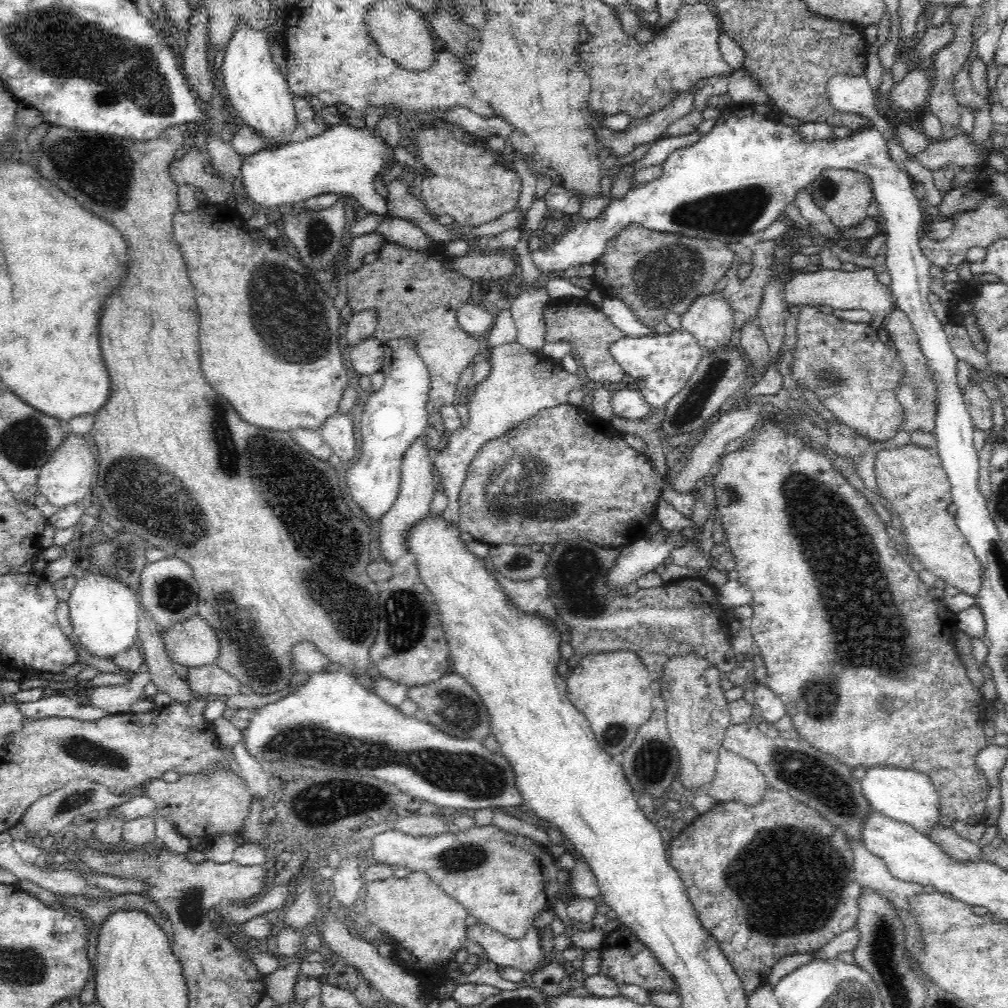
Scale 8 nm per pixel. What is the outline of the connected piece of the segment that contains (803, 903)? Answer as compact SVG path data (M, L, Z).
M768 789L756 806L737 803L735 800L728 800L723 803L717 803L710 811L694 819L682 833L674 836L670 846L670 858L668 862L676 869L680 879L684 883L684 889L687 890L688 899L696 911L696 917L699 918L700 925L708 931L712 938L715 938L720 951L726 956L731 968L740 980L744 994L749 997L754 991L760 990L762 984L767 983L767 978L772 968L786 956L794 954L812 954L825 946L835 936L842 934L845 930L851 929L857 922L859 915L859 896L861 885L855 879L853 874L853 854L851 846L844 838L845 832L837 826L824 820L815 810L807 807L805 804L794 800L788 793Z

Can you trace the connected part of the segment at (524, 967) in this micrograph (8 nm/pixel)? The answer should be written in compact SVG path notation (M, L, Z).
M480 922L467 926L467 937L477 941L482 951L486 952L489 962L498 967L522 970L528 976L538 971L545 959L540 936L539 928L534 926L518 941L509 940L503 934Z

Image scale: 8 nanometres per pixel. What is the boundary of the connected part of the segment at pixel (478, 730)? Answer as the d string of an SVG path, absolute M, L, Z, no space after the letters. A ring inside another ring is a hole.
M450 672L427 685L409 688L407 698L415 702L426 722L431 722L447 735L459 739L476 739L478 742L491 734L488 709L476 689L459 674Z

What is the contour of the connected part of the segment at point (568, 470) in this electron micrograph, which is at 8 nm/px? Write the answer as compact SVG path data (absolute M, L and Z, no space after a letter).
M568 402L552 408L542 409L539 413L528 418L527 421L520 422L518 426L507 430L502 436L485 442L479 452L476 453L459 493L460 519L458 525L460 531L468 532L476 541L496 547L504 546L505 543L514 543L516 546L550 545L554 548L556 544L560 544L568 538L588 538L588 542L596 542L598 546L611 549L628 547L630 544L644 539L648 526L656 519L656 506L658 500L661 499L664 476L652 467L648 455L632 449L624 441L624 434L618 432L610 424L610 420L598 418L593 412L585 411L580 406L574 406Z

